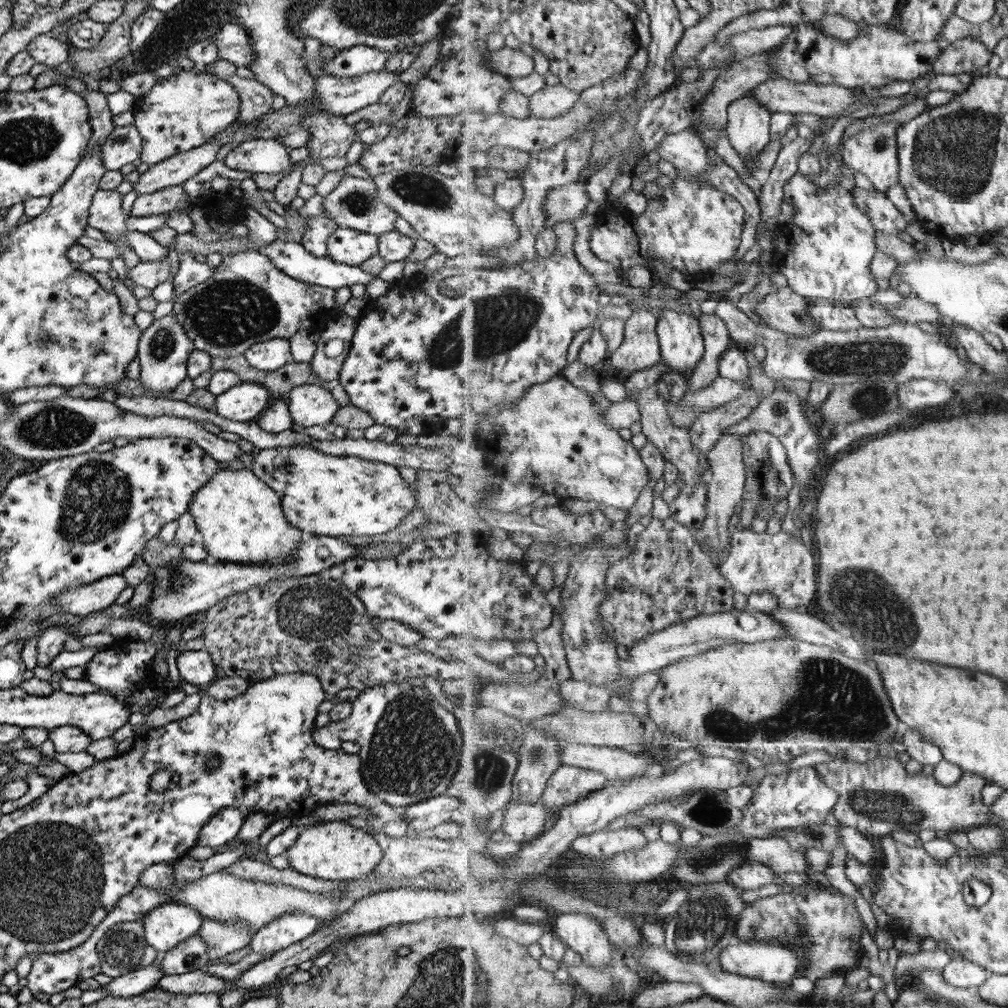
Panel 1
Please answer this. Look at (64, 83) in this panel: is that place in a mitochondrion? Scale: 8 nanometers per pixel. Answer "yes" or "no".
no

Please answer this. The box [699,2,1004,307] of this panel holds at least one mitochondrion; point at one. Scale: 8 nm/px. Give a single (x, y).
(953, 155)

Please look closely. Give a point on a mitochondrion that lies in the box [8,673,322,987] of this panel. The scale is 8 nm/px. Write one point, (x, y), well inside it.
(122, 949)

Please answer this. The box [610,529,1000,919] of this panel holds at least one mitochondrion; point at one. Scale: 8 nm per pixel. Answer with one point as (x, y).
(828, 700)

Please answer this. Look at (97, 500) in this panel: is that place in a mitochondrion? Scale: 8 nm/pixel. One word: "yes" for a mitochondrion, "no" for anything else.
yes

